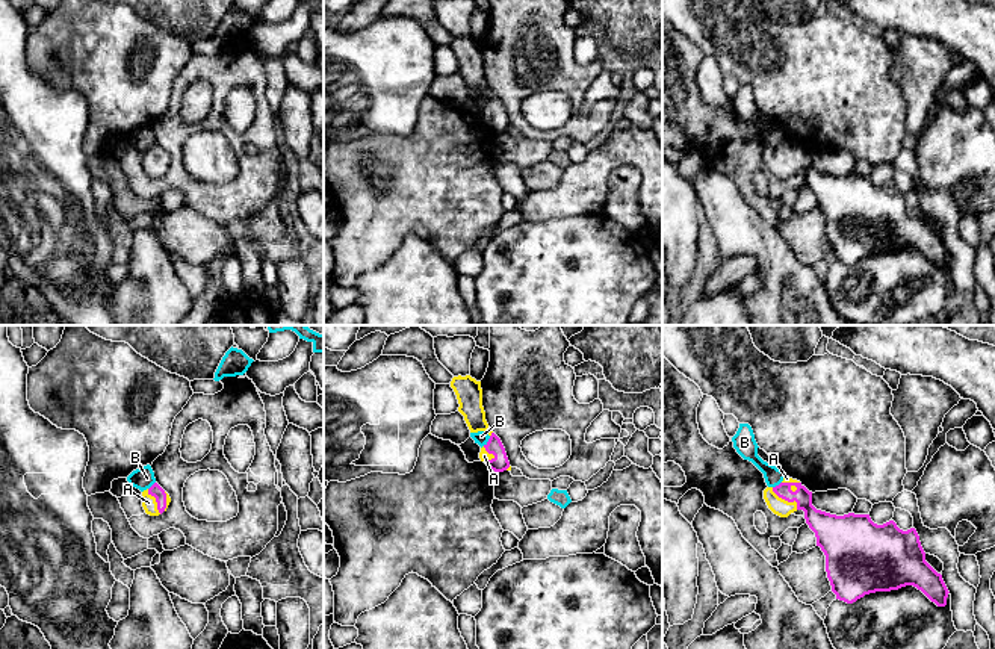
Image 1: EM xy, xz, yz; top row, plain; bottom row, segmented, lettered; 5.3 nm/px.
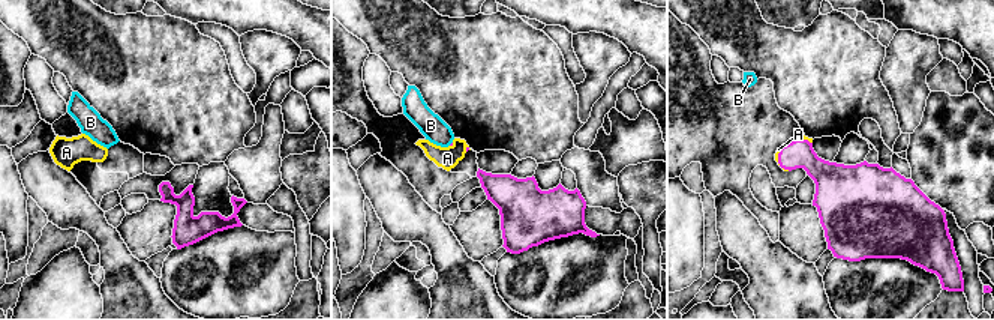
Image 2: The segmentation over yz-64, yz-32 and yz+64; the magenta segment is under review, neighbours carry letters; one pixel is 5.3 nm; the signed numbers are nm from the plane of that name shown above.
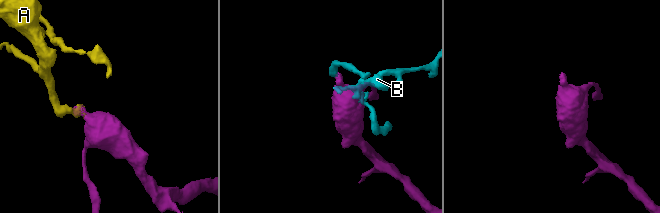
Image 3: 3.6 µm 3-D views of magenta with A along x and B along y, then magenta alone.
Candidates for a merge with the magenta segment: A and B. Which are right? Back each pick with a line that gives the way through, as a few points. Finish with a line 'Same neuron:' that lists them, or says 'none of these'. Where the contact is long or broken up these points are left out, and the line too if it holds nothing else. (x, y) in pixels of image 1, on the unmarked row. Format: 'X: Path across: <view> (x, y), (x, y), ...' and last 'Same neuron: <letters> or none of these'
A: Path across: yz (824, 186), (799, 161), (787, 161), (781, 168)
Same neuron: A

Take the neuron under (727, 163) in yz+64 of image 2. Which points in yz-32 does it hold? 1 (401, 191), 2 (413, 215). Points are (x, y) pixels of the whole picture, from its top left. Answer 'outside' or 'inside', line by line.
1: outside
2: outside

